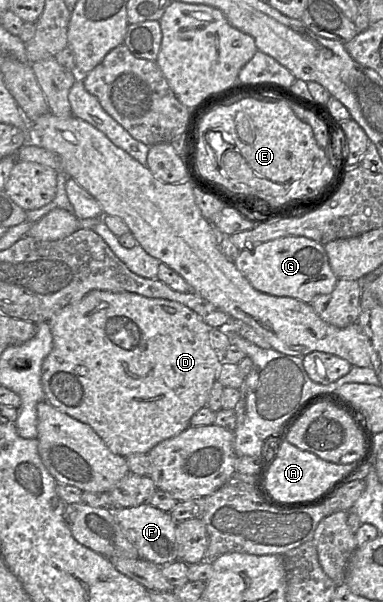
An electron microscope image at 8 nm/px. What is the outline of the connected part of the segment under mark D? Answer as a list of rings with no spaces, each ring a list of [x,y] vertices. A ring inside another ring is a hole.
[[[92,290],[81,300],[61,309],[49,321],[53,348],[42,363],[42,386],[45,401],[57,410],[88,424],[101,437],[109,450],[122,457],[141,453],[148,454],[160,442],[175,437],[190,426],[193,415],[207,406],[211,389],[217,380],[223,362],[223,355],[217,352],[210,341],[210,329],[202,318],[187,306],[168,299],[148,298],[132,292],[114,293],[103,290]]]

